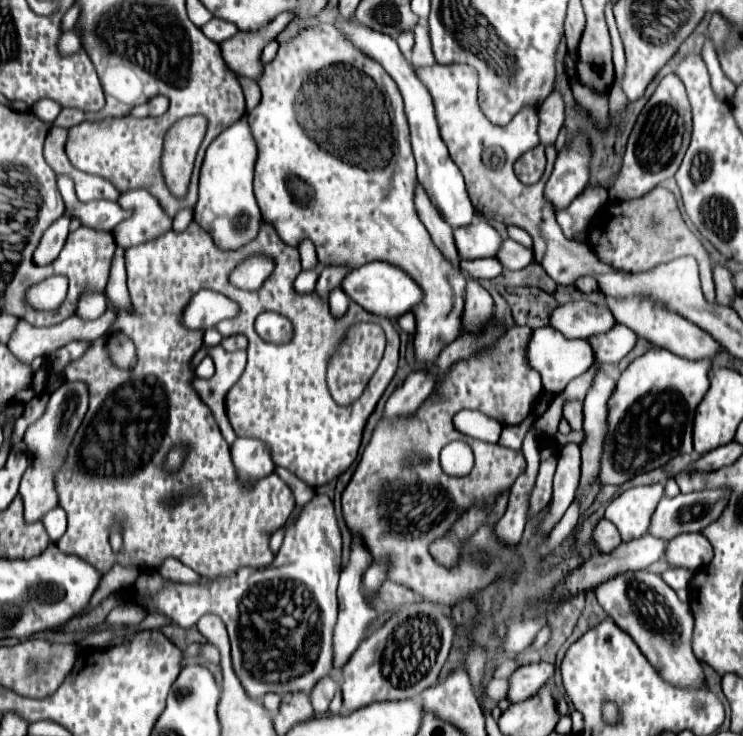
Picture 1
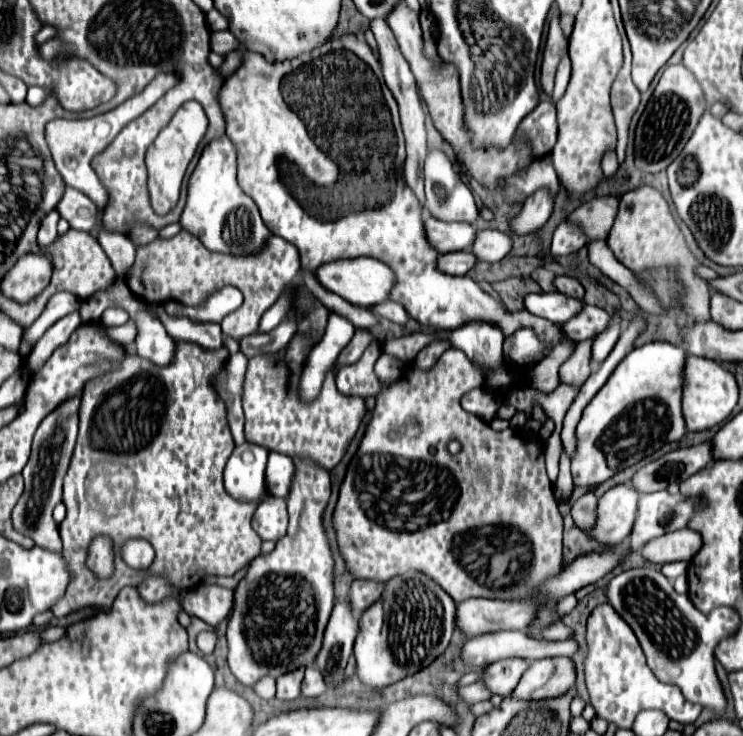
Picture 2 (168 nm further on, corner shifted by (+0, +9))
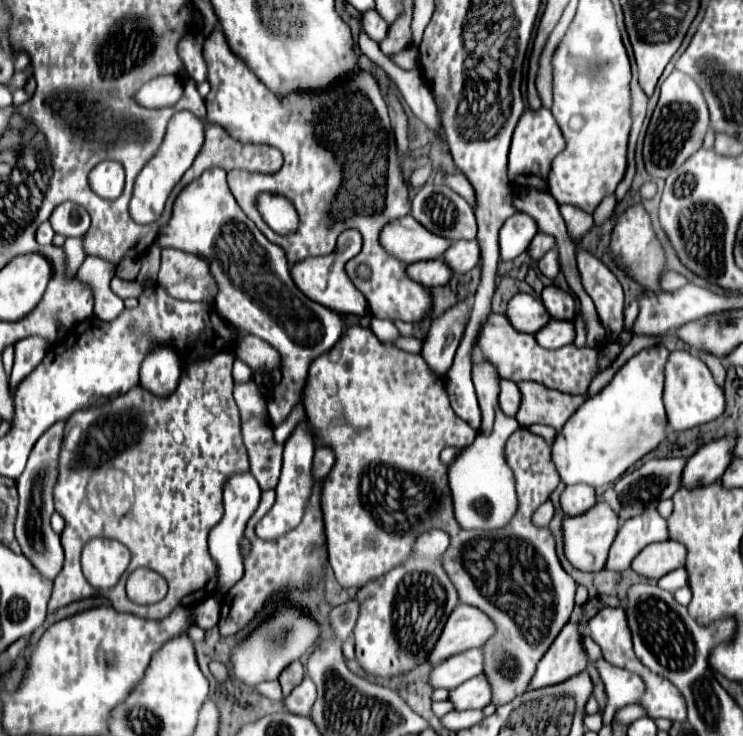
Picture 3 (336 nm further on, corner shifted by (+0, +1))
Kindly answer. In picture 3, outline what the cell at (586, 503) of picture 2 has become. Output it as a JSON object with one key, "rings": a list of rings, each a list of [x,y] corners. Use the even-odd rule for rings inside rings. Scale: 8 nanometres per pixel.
{"rings":[[[590,485],[566,487],[560,497],[560,503],[562,503],[562,511],[568,517],[578,517],[596,505],[596,491]]]}

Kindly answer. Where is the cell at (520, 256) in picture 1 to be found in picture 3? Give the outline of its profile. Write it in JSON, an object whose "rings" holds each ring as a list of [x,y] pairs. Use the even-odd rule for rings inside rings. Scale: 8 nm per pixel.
{"rings":[[[454,241],[444,253],[444,261],[454,273],[468,273],[480,263],[480,245],[478,241]]]}

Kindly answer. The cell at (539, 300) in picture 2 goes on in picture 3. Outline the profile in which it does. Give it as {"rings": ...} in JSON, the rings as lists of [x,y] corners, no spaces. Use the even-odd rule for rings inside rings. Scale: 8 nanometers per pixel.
{"rings":[[[518,293],[510,299],[506,317],[522,333],[538,333],[548,321],[552,321],[552,315],[546,311],[542,301],[528,293]]]}

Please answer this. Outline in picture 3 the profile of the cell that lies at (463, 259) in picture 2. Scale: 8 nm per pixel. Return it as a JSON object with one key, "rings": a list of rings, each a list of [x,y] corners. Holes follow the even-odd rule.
{"rings":[[[442,257],[434,259],[434,261],[412,263],[412,265],[408,265],[408,273],[410,273],[410,279],[414,279],[426,287],[446,285],[452,277],[452,269],[448,267],[448,263]]]}

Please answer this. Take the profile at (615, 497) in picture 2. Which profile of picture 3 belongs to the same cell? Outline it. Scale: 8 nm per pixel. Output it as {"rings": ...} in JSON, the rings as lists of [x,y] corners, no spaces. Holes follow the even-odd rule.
{"rings":[[[598,501],[594,509],[582,513],[582,517],[566,517],[562,521],[562,529],[564,529],[564,551],[568,561],[580,571],[600,571],[606,567],[608,551],[620,529],[620,519],[618,513],[608,503]]]}

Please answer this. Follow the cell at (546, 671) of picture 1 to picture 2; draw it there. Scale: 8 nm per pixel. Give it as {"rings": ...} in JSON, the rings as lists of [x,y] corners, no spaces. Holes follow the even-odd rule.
{"rings":[[[502,659],[488,667],[484,667],[484,673],[480,677],[482,683],[490,689],[492,695],[510,695],[514,687],[518,685],[522,673],[528,669],[526,659]]]}

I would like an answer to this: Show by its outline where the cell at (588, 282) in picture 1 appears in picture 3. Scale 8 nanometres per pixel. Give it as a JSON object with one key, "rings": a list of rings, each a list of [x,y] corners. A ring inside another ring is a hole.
{"rings":[[[548,285],[542,291],[542,303],[554,319],[572,321],[576,317],[576,301],[568,291],[558,289],[556,285]]]}

